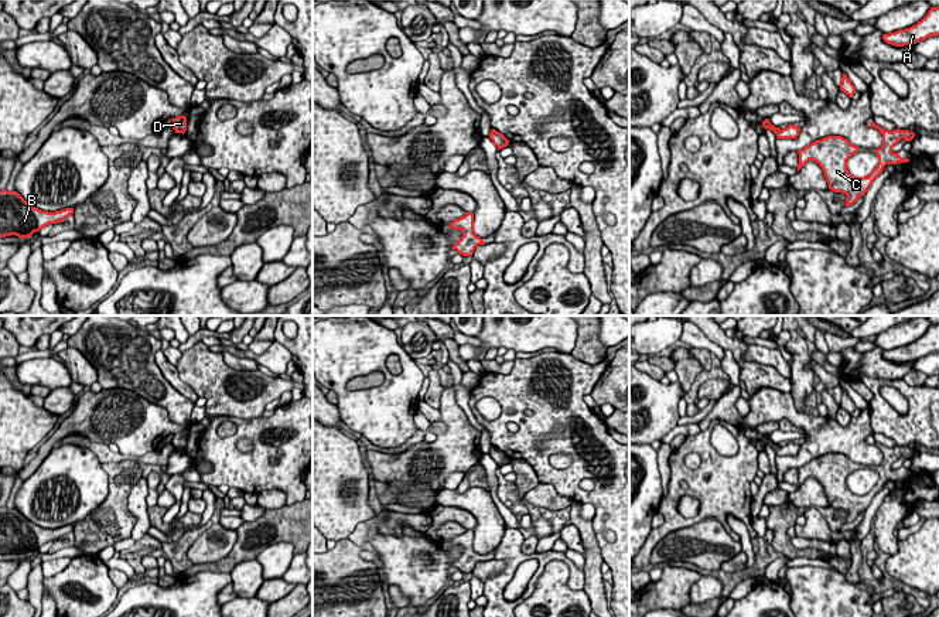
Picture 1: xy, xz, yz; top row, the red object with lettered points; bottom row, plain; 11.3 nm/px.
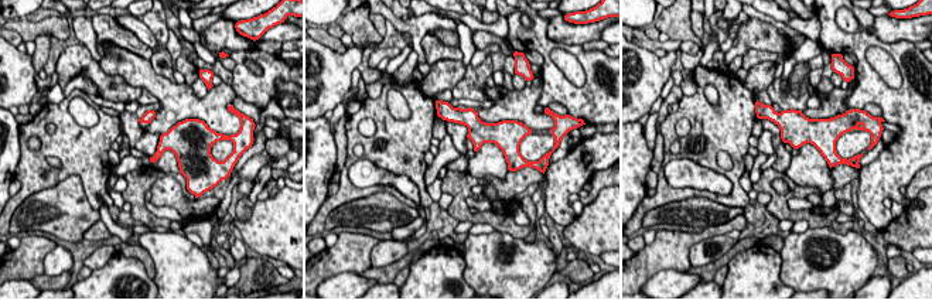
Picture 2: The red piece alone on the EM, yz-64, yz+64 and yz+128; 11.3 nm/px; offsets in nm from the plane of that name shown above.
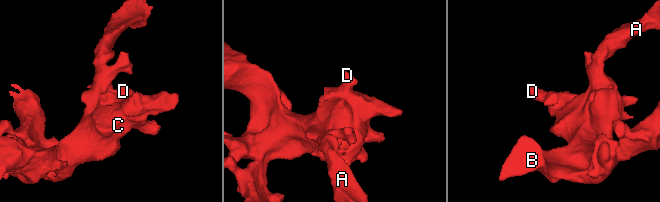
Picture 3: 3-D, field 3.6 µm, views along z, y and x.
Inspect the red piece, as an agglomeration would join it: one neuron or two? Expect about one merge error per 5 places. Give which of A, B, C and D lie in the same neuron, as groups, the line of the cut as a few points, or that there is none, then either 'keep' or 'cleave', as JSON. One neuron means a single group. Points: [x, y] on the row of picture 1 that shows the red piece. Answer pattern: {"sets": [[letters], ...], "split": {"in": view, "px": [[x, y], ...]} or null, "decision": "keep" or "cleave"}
{"sets": [["A", "B", "C", "D"]], "split": null, "decision": "keep"}

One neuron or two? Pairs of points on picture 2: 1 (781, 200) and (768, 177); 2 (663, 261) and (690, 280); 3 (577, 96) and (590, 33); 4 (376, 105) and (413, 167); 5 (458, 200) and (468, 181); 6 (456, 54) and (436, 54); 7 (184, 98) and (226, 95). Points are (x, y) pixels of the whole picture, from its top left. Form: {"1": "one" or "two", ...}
{"1": "one", "2": "two", "3": "two", "4": "one", "5": "one", "6": "one", "7": "one"}

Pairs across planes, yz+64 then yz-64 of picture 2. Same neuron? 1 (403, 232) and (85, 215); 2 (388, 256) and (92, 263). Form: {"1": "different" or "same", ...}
{"1": "different", "2": "different"}

